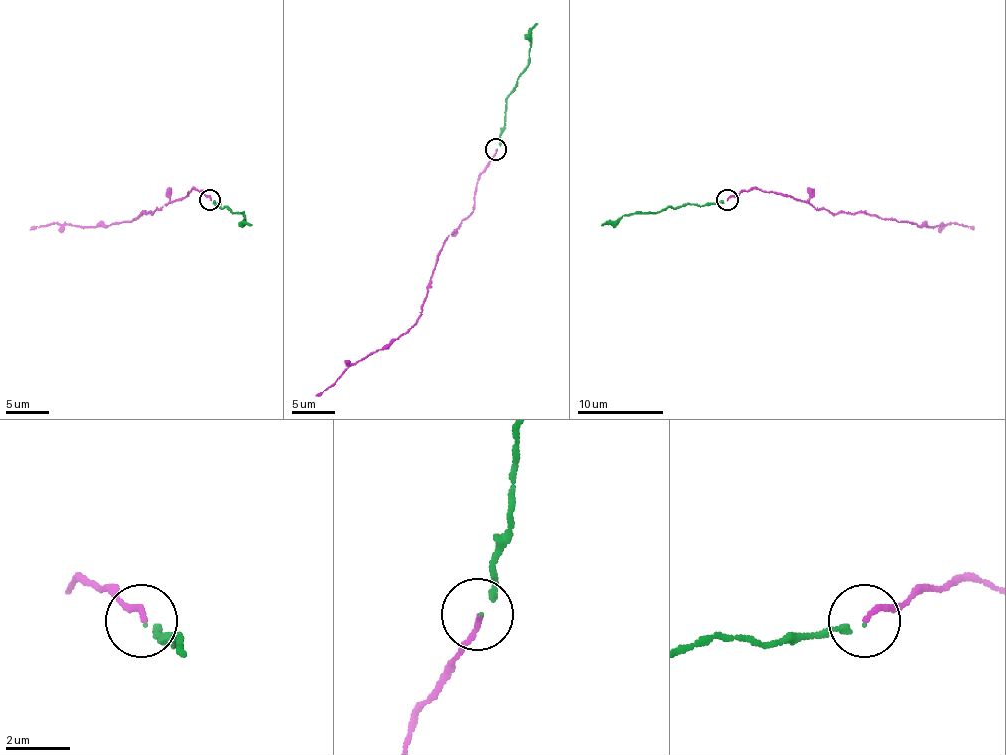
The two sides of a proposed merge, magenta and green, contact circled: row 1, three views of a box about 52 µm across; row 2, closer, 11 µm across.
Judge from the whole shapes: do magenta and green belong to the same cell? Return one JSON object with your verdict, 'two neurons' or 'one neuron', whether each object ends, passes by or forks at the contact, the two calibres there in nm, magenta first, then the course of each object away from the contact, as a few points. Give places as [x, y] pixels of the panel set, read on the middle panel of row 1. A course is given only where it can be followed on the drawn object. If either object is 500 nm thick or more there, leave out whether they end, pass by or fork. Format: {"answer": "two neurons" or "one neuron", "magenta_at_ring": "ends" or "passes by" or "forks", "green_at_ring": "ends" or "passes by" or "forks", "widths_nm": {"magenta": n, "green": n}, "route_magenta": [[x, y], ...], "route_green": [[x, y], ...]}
{"answer": "one neuron", "magenta_at_ring": "ends", "green_at_ring": "ends", "widths_nm": {"magenta": 160, "green": 120}, "route_magenta": [[495, 149], [474, 190], [474, 210], [448, 235], [437, 257], [422, 315], [392, 342], [351, 364], [315, 396]], "route_green": [[497, 149], [506, 100], [527, 66], [532, 29], [538, 23]]}

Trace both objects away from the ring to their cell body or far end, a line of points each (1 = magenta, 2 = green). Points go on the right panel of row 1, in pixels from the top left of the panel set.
1: (727, 199), (760, 188), (788, 194), (835, 214), (865, 212), (878, 218), (920, 225), (957, 222), (974, 229)
2: (727, 201), (678, 205), (607, 220), (601, 225)

